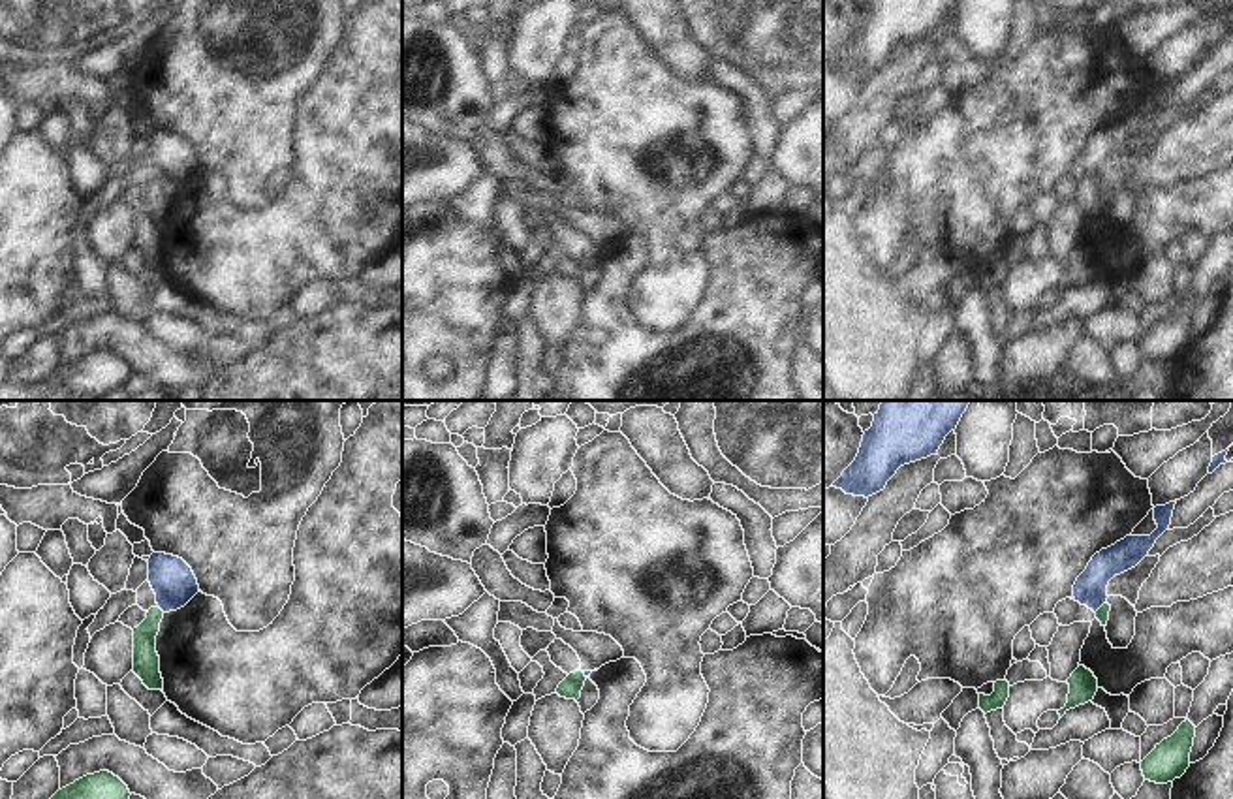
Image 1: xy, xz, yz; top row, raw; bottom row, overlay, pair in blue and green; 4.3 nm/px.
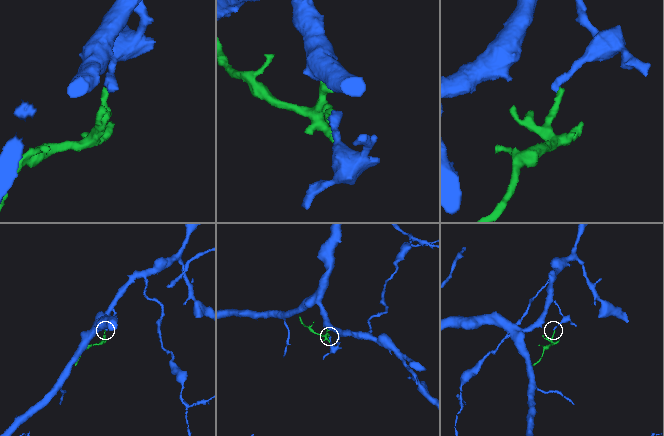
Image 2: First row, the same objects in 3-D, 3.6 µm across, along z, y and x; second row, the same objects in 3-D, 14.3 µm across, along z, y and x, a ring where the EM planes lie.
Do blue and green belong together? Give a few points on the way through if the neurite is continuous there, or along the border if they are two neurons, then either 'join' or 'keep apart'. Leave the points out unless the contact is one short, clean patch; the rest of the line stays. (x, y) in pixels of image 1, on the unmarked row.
border along yz (1106, 179), (1094, 190); keep apart

